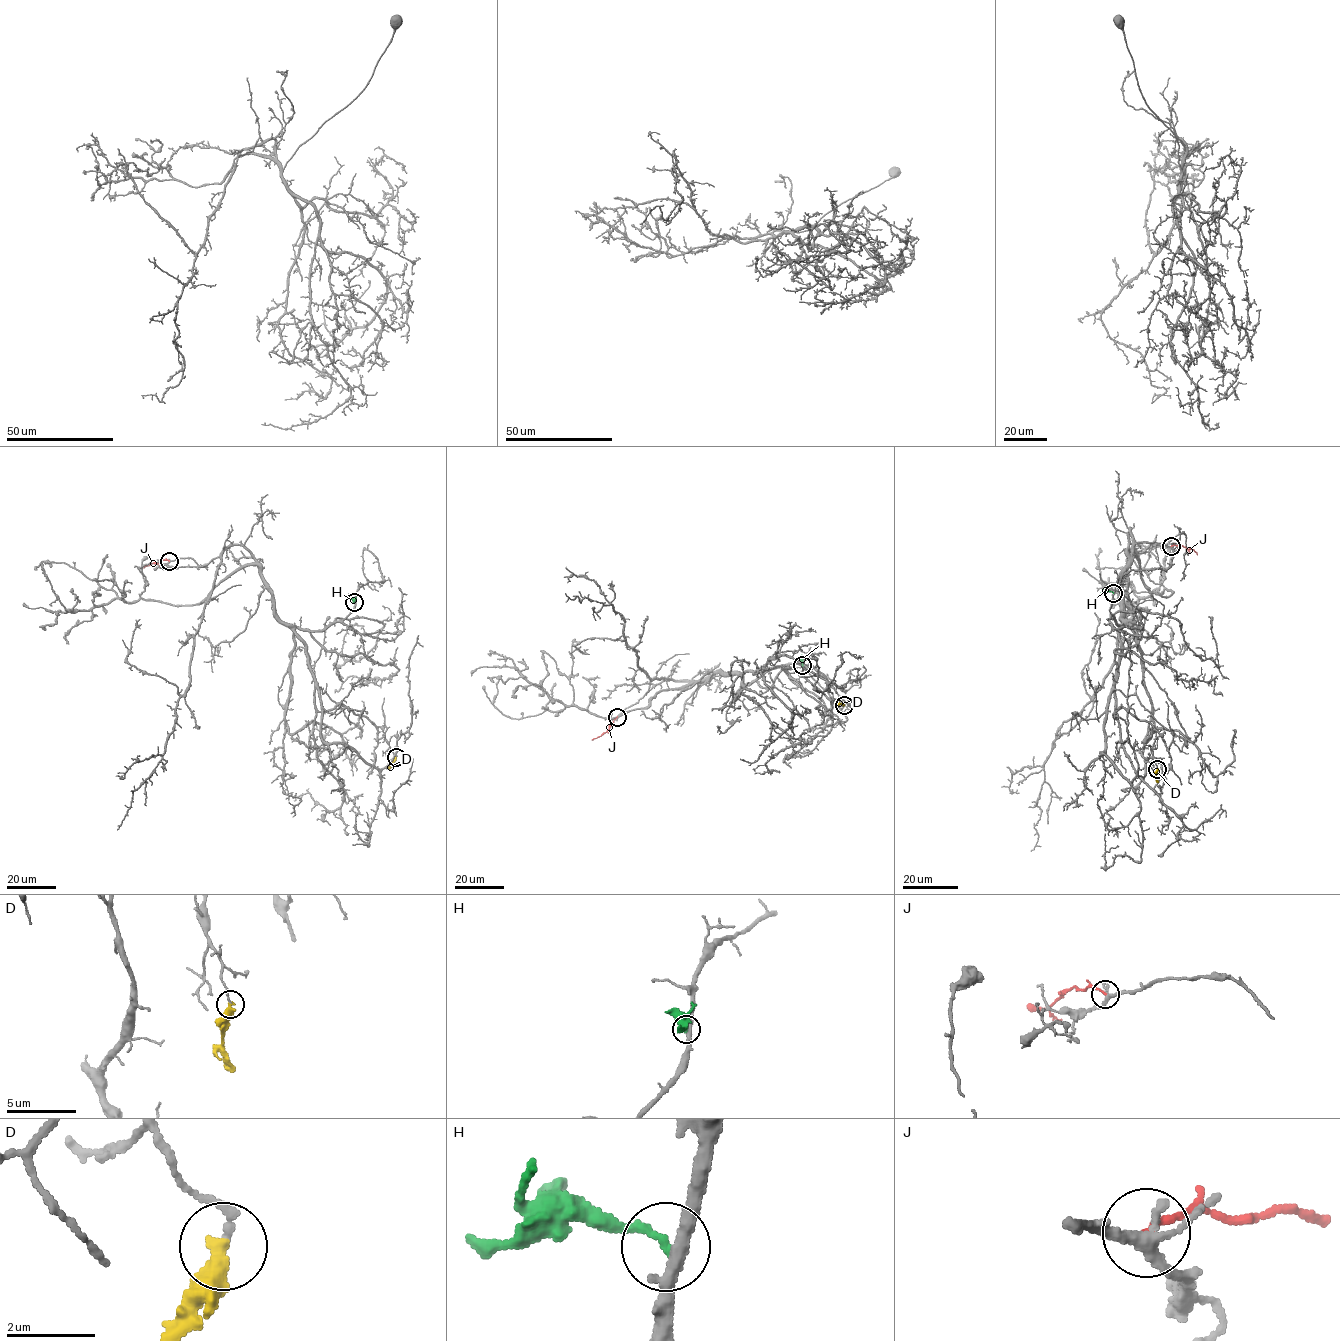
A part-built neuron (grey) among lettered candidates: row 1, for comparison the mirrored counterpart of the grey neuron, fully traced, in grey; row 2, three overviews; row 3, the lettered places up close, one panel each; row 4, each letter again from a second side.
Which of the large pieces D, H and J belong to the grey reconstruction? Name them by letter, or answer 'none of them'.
none of them

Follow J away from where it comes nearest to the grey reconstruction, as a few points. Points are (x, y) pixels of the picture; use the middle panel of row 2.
J: (617, 717), (606, 731), (592, 740)

